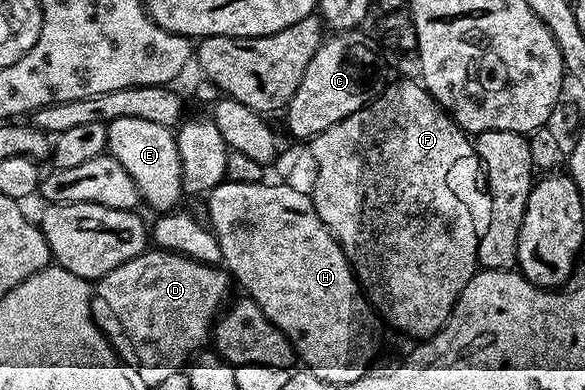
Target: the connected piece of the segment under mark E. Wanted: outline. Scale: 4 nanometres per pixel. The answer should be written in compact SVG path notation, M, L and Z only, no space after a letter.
M113 119L106 122L106 152L125 167L133 179L140 198L155 211L171 211L176 208L179 197L184 196L181 179L181 155L177 151L175 133L161 123L149 123L145 119Z

